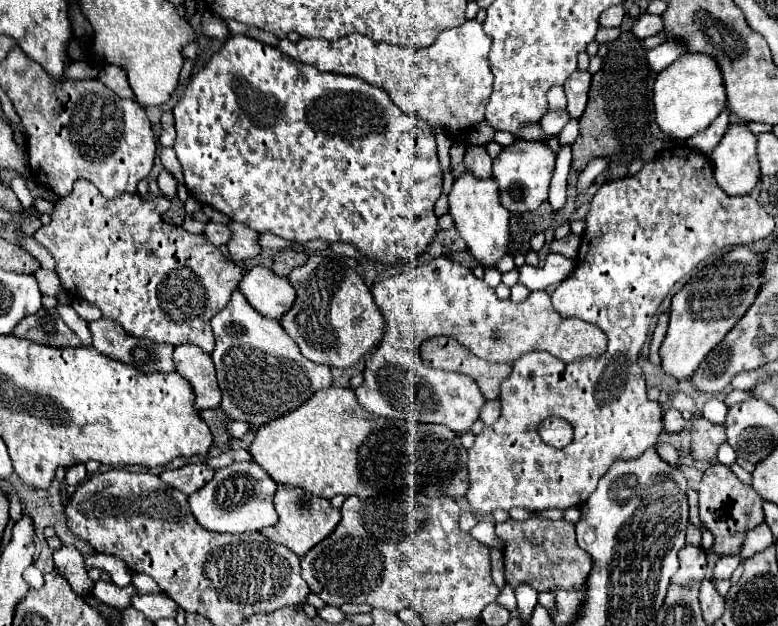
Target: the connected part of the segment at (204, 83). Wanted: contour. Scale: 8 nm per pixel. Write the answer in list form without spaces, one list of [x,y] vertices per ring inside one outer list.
[[[230,36],[222,44],[222,48],[212,54],[208,64],[200,72],[192,74],[182,98],[174,106],[174,116],[176,116],[176,134],[178,134],[174,142],[174,152],[182,164],[188,192],[200,204],[212,206],[214,210],[226,214],[230,220],[242,222],[256,232],[272,232],[276,236],[294,242],[308,242],[308,240],[346,242],[362,250],[364,258],[382,264],[396,262],[396,260],[416,260],[420,254],[426,252],[428,244],[434,240],[438,232],[434,204],[442,194],[444,174],[436,152],[434,128],[424,118],[396,108],[396,104],[390,100],[390,96],[384,90],[364,82],[358,76],[320,72],[310,64],[296,62],[294,58],[290,58],[288,54],[284,54],[274,46],[256,42],[248,36]]]

